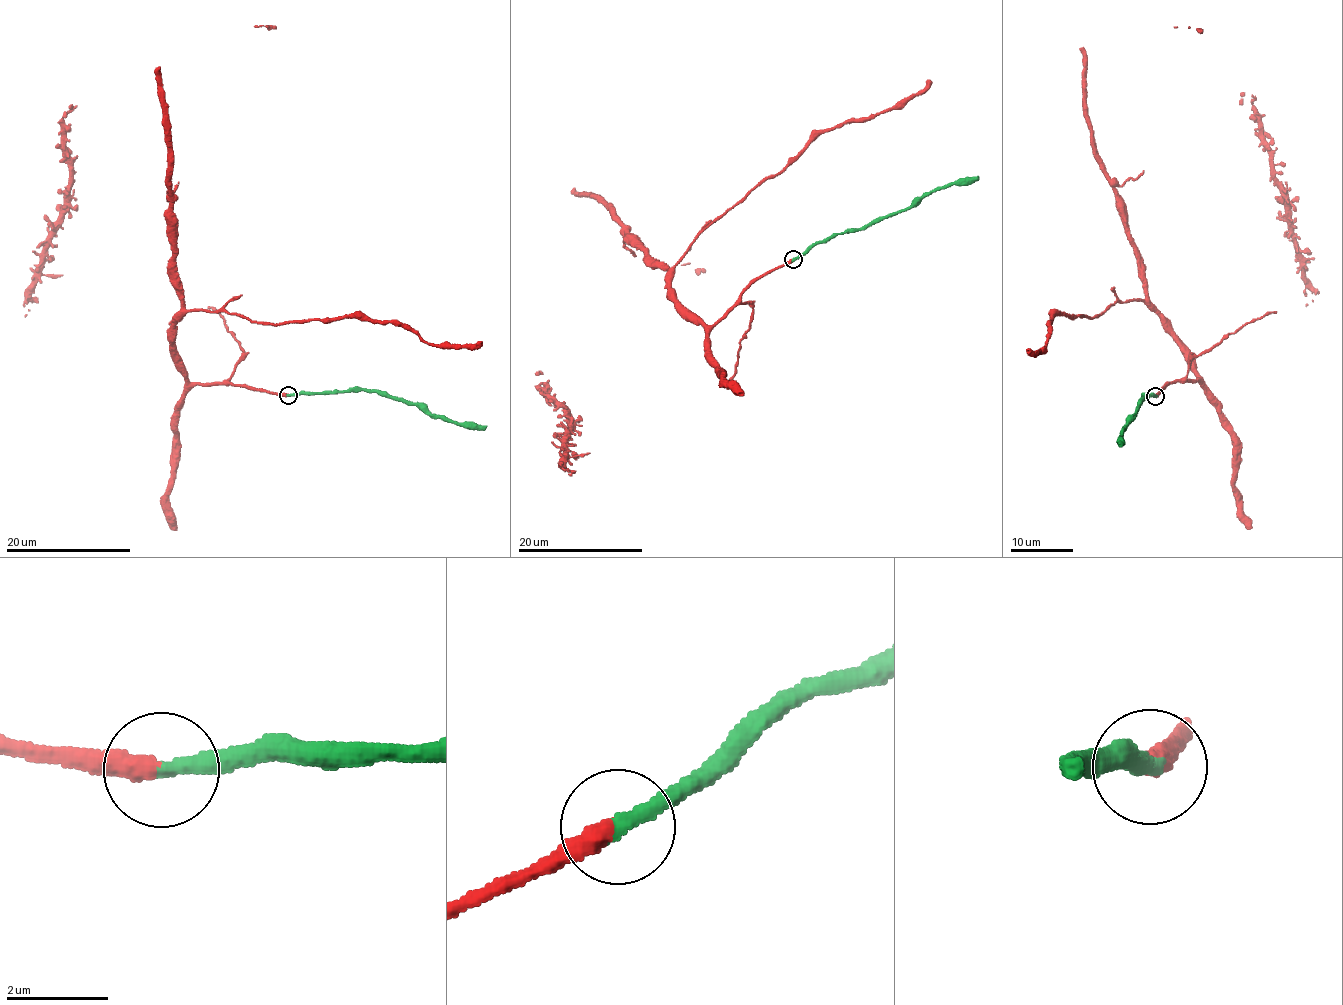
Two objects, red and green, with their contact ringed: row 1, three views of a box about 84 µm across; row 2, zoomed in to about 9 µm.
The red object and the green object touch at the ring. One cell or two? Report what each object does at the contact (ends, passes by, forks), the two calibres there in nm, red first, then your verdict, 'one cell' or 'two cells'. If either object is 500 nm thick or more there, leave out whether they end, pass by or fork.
red ends; green ends; calibres 400 and 360 nm; one cell

